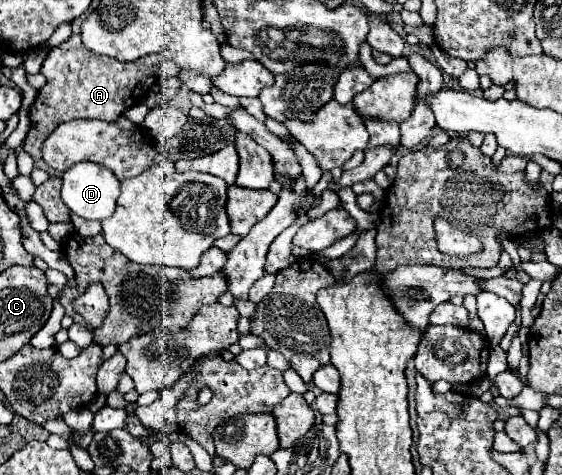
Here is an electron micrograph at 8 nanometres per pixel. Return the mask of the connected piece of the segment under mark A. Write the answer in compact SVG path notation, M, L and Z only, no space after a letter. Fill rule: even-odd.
M71 35L63 45L51 49L41 73L47 77L47 85L39 91L35 107L31 107L31 129L23 143L25 153L35 161L41 161L43 141L55 131L59 123L71 119L103 119L117 121L125 109L143 101L149 89L161 79L161 59L155 55L139 57L133 63L119 63L107 55L97 55L83 47L79 35Z

